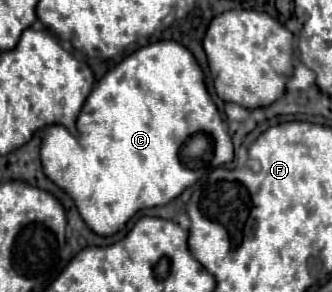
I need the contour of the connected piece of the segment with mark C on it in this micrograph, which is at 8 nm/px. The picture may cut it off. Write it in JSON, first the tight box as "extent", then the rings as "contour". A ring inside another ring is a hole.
{"extent":[40,41,234,235],"contour":[[[176,41],[150,43],[124,57],[94,85],[84,101],[74,129],[50,125],[44,129],[40,145],[44,173],[74,199],[78,213],[98,235],[114,235],[140,209],[170,203],[186,187],[206,177],[210,169],[230,163],[232,157],[234,151],[228,127],[208,95],[202,69],[198,67],[194,55]],[[194,133],[206,133],[214,147],[208,149],[208,155],[200,157],[200,163],[182,163],[180,149]]]}

